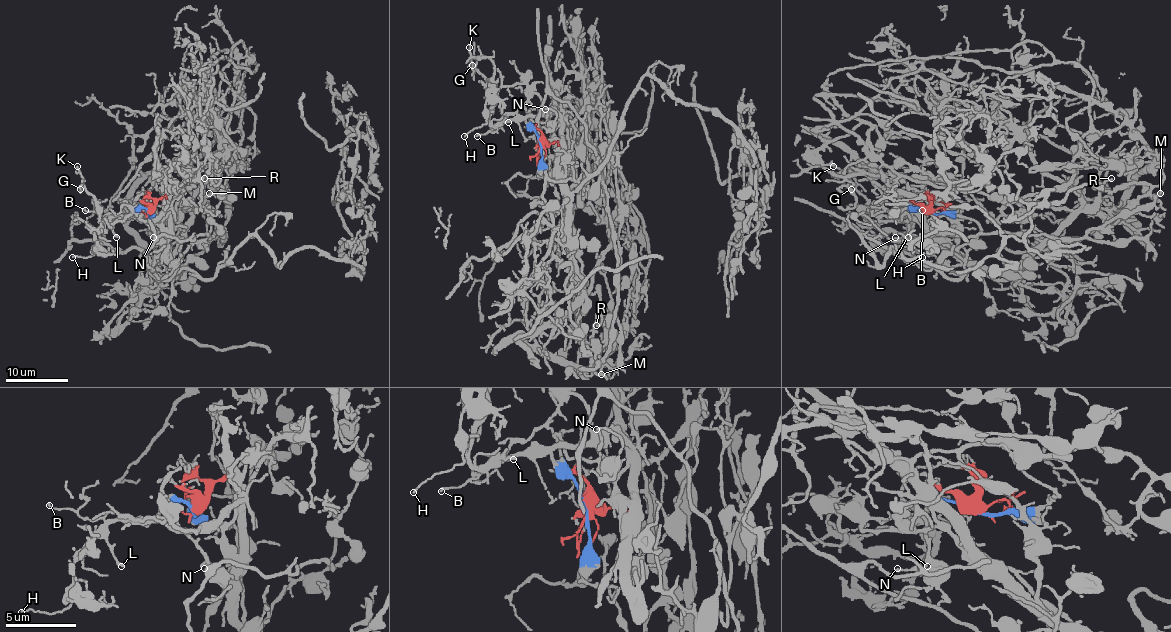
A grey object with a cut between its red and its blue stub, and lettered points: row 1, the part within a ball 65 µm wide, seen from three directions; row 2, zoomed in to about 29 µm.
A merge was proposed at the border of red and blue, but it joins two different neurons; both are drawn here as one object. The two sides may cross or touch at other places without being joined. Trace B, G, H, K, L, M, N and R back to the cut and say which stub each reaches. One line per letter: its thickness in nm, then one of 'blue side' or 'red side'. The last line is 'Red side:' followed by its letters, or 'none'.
B: 120 nm | blue side
G: 100 nm | blue side
H: 80 nm | blue side
K: 130 nm | blue side
L: 150 nm | blue side
M: 120 nm | red side
N: 150 nm | red side
R: 70 nm | red side
Red side: M, N, R

